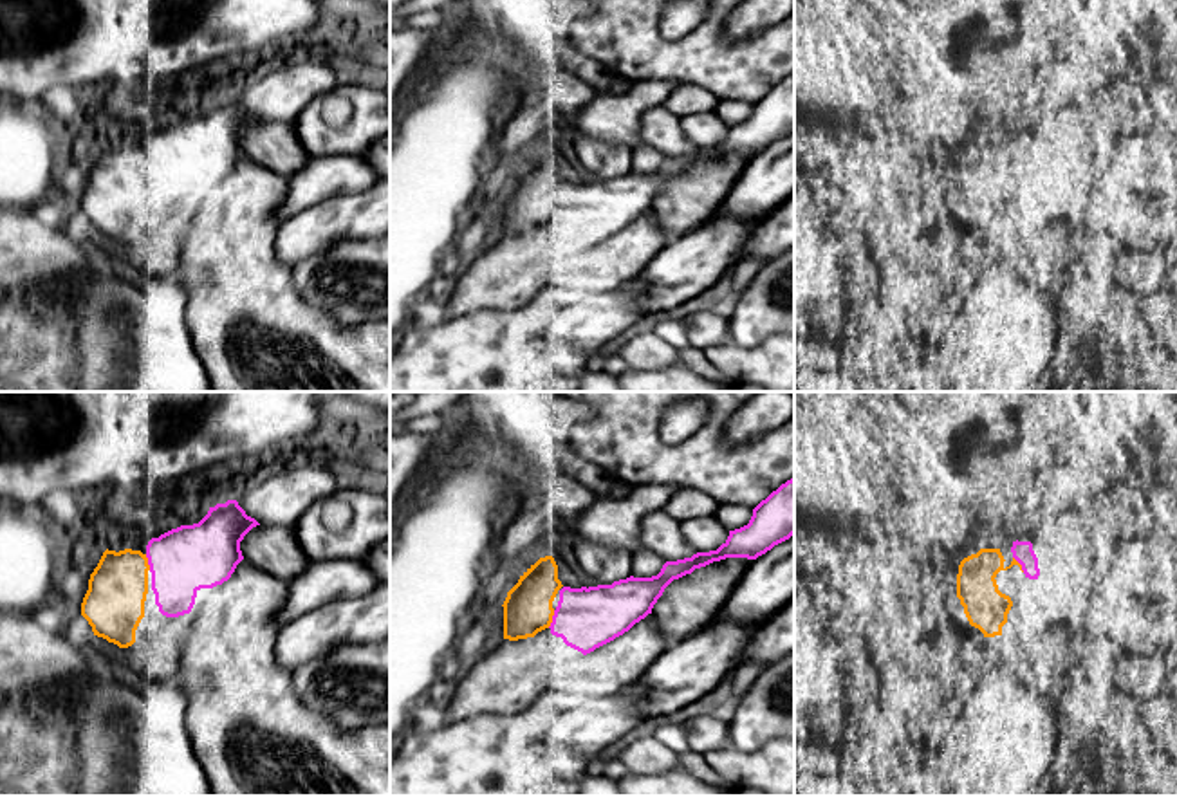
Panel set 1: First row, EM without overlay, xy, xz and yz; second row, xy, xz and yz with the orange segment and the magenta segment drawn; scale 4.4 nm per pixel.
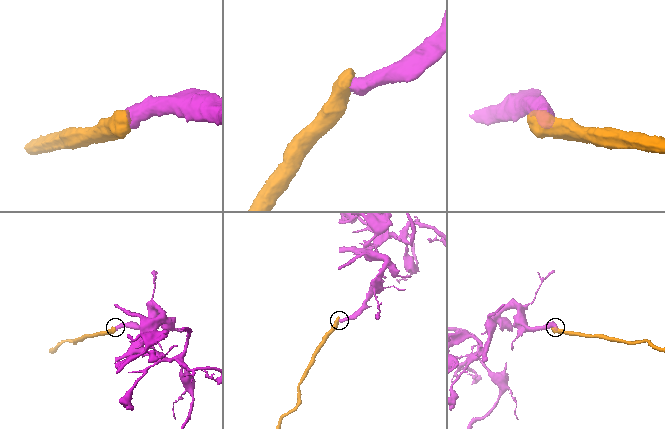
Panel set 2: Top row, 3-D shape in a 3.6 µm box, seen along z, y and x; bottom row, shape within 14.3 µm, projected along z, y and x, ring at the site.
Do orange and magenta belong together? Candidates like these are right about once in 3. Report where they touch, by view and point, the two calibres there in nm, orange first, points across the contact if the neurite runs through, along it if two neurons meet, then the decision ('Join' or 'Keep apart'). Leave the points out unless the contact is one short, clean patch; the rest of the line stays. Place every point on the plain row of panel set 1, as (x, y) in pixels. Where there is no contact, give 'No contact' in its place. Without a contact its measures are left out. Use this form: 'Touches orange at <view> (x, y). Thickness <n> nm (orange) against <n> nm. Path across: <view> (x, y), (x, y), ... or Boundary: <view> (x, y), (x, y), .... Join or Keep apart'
Touches orange at xz (551, 215). Thickness 220 nm (orange) against 280 nm. Join

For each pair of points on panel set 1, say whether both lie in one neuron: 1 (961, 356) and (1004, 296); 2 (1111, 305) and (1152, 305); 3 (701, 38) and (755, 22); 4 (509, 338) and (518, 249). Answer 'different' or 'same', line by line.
1: same
2: different
3: different
4: different

